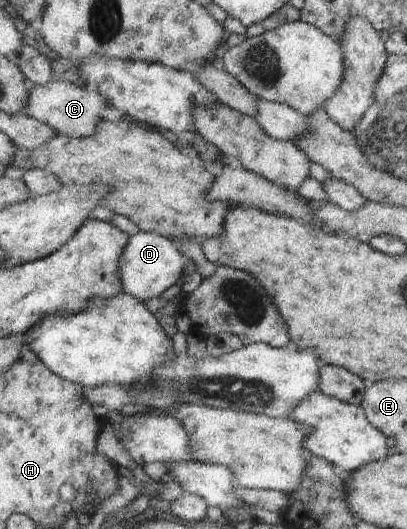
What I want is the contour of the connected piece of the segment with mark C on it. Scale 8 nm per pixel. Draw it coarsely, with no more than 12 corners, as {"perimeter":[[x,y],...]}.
{"perimeter":[[74,79],[34,85],[24,113],[92,137],[106,98]]}

